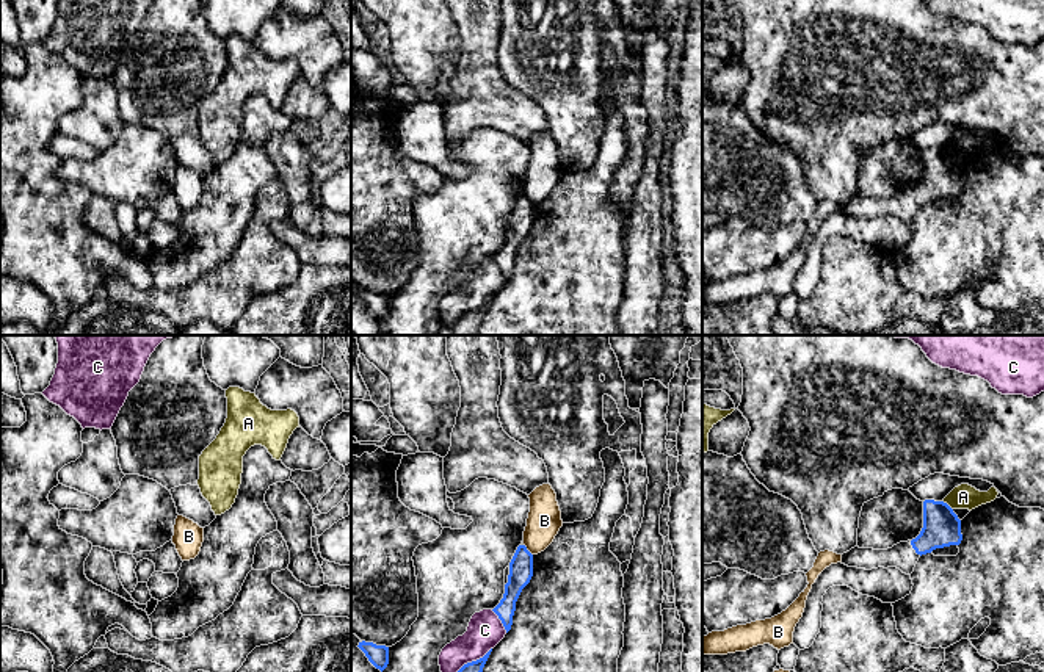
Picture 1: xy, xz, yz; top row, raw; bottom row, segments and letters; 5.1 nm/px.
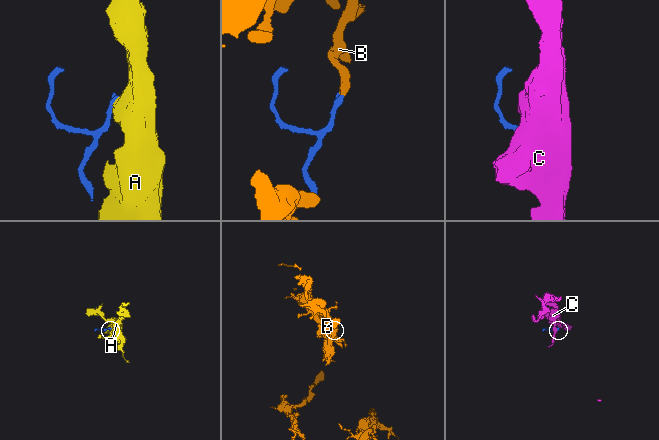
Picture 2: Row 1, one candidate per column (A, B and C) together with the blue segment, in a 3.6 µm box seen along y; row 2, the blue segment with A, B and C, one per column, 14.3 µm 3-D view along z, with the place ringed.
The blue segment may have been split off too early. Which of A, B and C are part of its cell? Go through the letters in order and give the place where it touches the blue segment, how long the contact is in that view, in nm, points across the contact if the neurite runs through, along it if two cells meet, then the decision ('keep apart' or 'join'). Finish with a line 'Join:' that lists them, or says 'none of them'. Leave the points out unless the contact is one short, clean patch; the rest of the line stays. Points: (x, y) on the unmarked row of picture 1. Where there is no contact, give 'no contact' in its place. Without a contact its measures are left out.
A: contact yz (947, 154); length 80 nm; border yz (942, 149), (952, 158); keep apart
B: contact xz (527, 199); length 80 nm; border xz (524, 193), (532, 204); keep apart
C: contact xz (500, 268); length 150 nm; keep apart
Join: none of them

